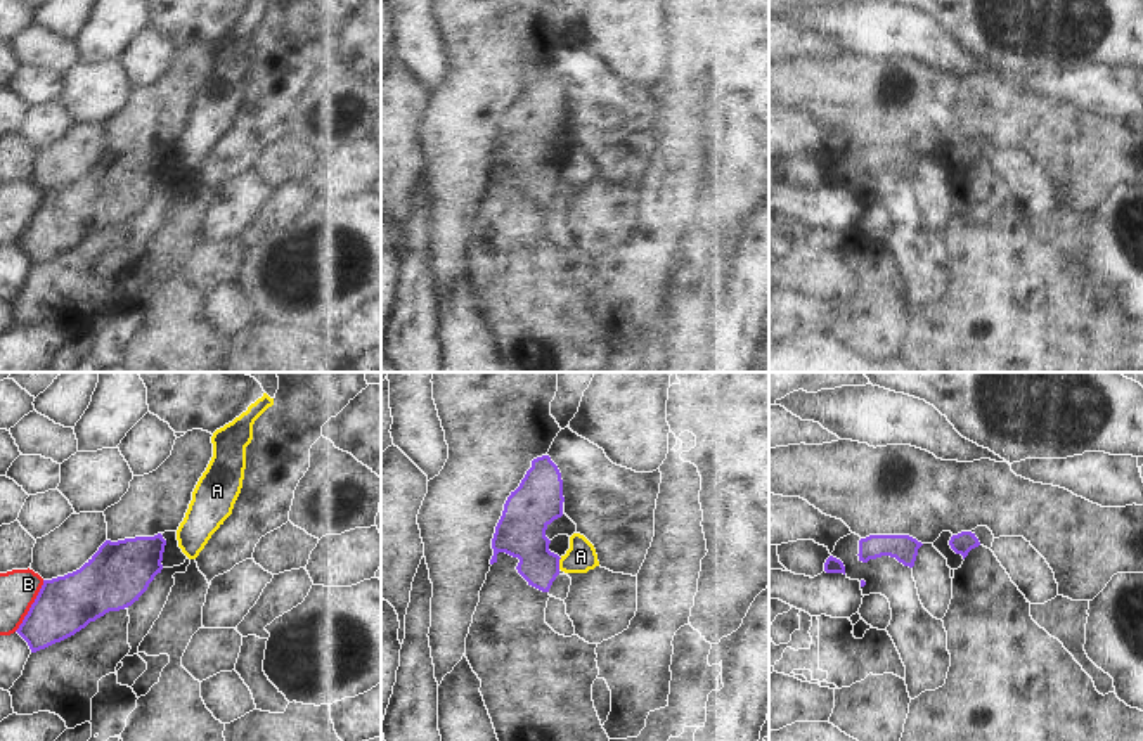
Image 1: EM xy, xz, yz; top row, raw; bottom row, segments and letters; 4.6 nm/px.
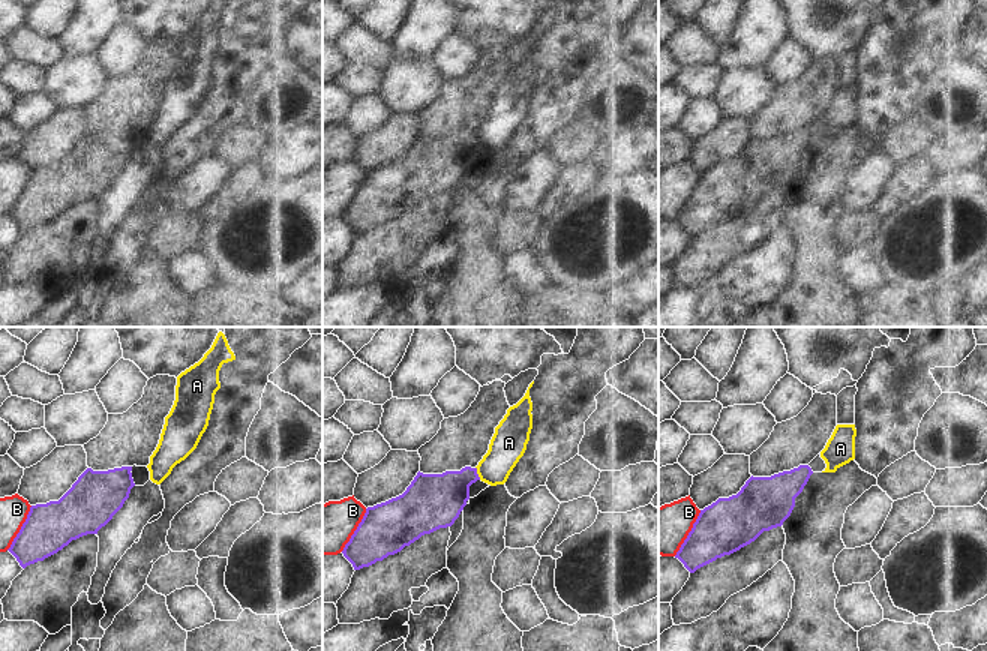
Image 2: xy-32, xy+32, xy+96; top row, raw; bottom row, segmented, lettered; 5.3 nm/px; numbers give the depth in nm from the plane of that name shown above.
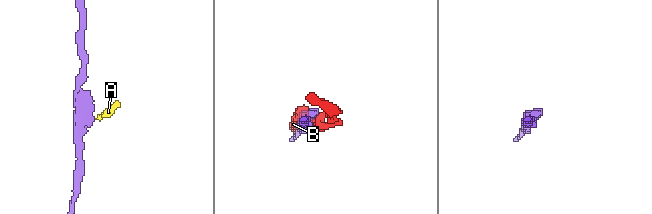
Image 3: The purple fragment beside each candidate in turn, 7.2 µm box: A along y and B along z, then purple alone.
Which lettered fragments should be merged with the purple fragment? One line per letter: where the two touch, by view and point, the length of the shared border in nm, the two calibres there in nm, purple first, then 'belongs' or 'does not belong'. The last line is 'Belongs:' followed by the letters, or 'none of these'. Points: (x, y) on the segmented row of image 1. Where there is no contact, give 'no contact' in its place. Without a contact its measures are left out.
A: meets purple in xz at (558, 563); contact 60 nm long; 220 nm thick on the purple side, 140 nm on the other; does not belong
B: meets purple in xy at (32, 606); contact 280 nm long; 260 nm thick on the purple side, 180 nm on the other; does not belong
Belongs: none of these

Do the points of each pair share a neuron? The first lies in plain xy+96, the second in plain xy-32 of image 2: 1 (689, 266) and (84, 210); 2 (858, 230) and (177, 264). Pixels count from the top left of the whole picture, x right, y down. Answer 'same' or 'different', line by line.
1: same
2: different

